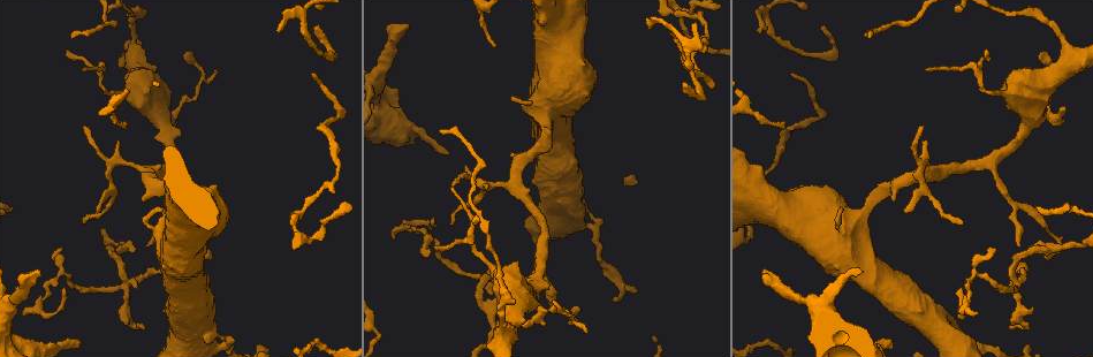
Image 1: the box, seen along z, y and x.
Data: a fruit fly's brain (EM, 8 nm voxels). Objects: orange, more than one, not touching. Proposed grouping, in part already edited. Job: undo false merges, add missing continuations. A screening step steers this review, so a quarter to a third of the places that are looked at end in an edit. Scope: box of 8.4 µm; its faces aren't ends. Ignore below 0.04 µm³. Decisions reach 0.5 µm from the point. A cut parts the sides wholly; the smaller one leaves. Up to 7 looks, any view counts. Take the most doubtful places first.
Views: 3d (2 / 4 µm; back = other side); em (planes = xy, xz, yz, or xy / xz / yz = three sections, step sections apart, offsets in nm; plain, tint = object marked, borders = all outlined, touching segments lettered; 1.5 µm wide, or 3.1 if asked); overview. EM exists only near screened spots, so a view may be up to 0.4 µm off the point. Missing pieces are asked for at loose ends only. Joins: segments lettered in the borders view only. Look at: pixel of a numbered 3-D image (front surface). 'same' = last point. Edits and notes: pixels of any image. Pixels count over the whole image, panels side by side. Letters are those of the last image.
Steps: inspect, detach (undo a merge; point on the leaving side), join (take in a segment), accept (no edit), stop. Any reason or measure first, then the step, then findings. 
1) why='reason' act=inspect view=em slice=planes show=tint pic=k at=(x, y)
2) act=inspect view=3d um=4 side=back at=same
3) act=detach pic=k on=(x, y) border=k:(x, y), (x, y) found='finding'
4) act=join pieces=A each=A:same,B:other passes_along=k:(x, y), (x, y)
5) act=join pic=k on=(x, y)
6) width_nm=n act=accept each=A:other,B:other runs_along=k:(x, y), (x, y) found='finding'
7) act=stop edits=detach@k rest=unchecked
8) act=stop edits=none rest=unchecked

why='free end' act=inspect view=3d um=4 pic=1 at=(38, 274)

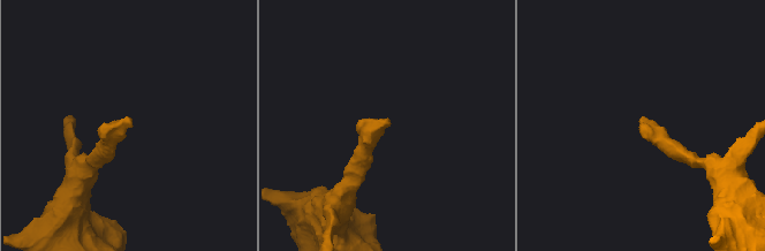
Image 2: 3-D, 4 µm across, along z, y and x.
why='need the tissue' act=inspect view=em slice=planes show=plain pic=2 at=(387, 120)

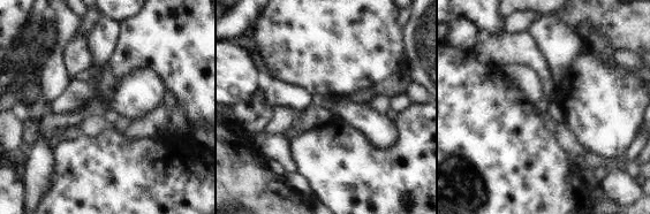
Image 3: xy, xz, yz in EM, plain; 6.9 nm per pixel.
why='see the neighbours' act=inspect view=em slice=planes show=borders at=same

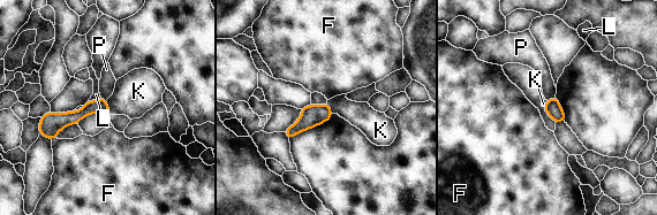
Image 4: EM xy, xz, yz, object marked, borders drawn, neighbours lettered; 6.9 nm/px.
act=accept each=F:other,K:other,L:other,P:other border=4:(105, 100), (111, 114) found='none of them fits'

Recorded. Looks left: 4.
act=inspect view=em slice=planes show=borders pic=1 at=(1011, 329)

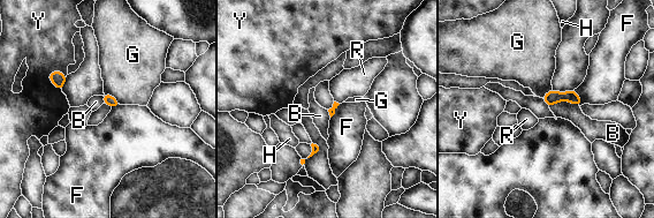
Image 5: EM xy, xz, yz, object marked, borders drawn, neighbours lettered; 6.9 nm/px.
longest_contact=B:170nm act=join pieces=R each=B:other,F:other,G:other,H:other,R:same,Y:other found='the cell continues'

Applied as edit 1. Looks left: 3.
act=inspect view=overview

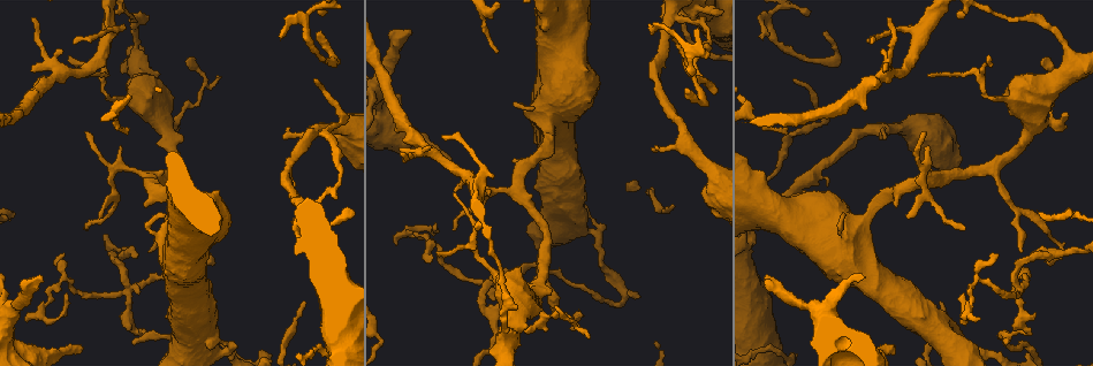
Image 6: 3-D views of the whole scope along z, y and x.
why='free end' act=inspect view=em slice=planes show=borders pic=6 at=(885, 138)

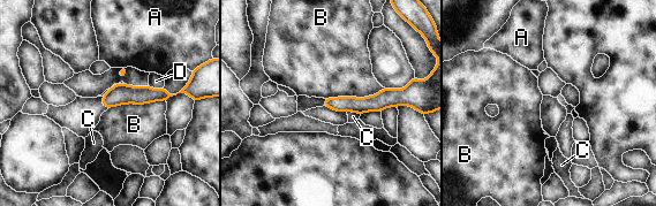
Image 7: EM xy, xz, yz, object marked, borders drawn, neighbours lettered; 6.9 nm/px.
act=accept each=A:other,B:other,C:other,D:other border=7:(384, 88), (366, 97), (325, 99) found='none of them fits'

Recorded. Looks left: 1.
act=stop edits=join@5 rest=unchecked

